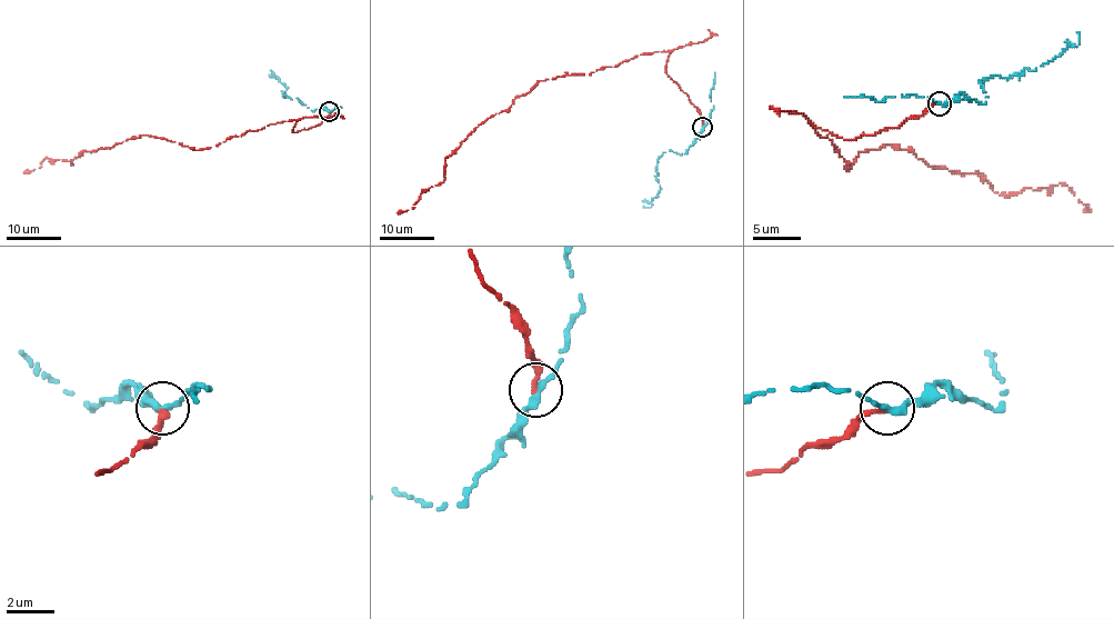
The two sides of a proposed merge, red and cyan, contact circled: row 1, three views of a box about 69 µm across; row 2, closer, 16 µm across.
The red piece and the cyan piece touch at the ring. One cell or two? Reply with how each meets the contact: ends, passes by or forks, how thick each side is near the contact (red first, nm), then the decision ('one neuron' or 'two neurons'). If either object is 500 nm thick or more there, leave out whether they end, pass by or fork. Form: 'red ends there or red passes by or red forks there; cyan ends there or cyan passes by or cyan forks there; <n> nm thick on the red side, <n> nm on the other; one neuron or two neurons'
red ends there; cyan passes by; 240 nm thick on the red side, 280 nm on the other; two neurons

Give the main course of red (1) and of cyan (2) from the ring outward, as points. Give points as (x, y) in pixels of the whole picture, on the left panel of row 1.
1: (329, 111), (318, 126), (270, 123), (199, 150), (140, 135), (72, 163), (46, 157), (23, 173)
2: (329, 111), (321, 106), (312, 111), (295, 98), (283, 97), (282, 91), (287, 87), (270, 70)

